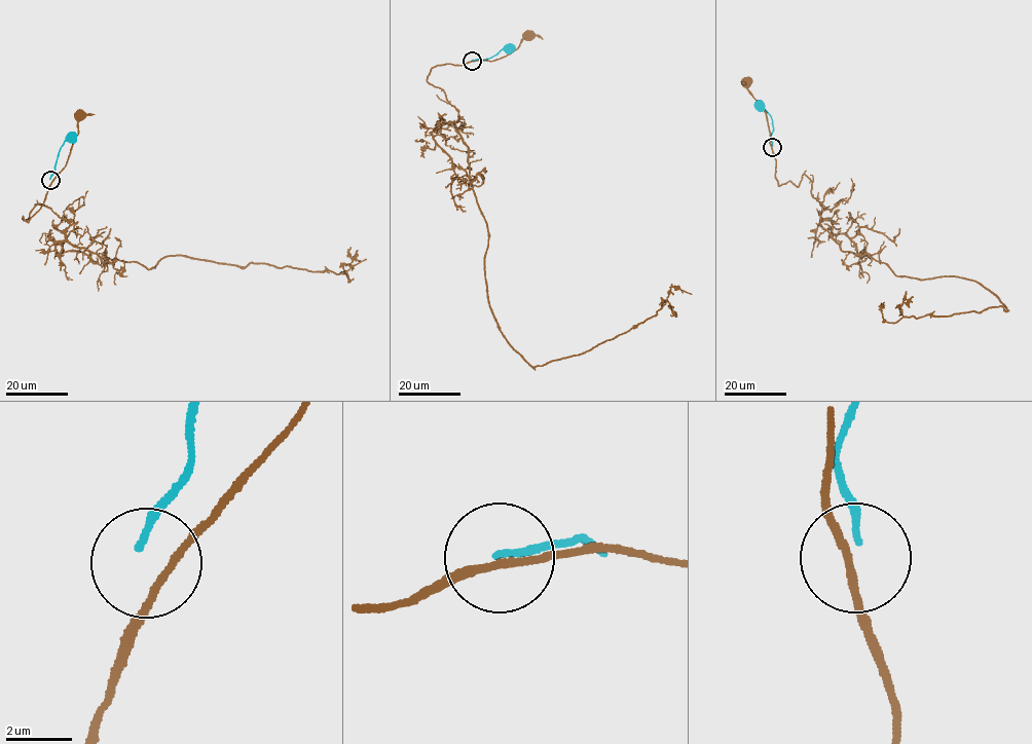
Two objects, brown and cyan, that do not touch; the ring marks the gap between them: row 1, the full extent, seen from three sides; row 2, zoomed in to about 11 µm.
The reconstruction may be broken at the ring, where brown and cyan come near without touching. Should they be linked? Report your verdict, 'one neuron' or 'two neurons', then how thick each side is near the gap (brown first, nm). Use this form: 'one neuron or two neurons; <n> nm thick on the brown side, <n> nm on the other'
two neurons; 220 nm thick on the brown side, 190 nm on the other

